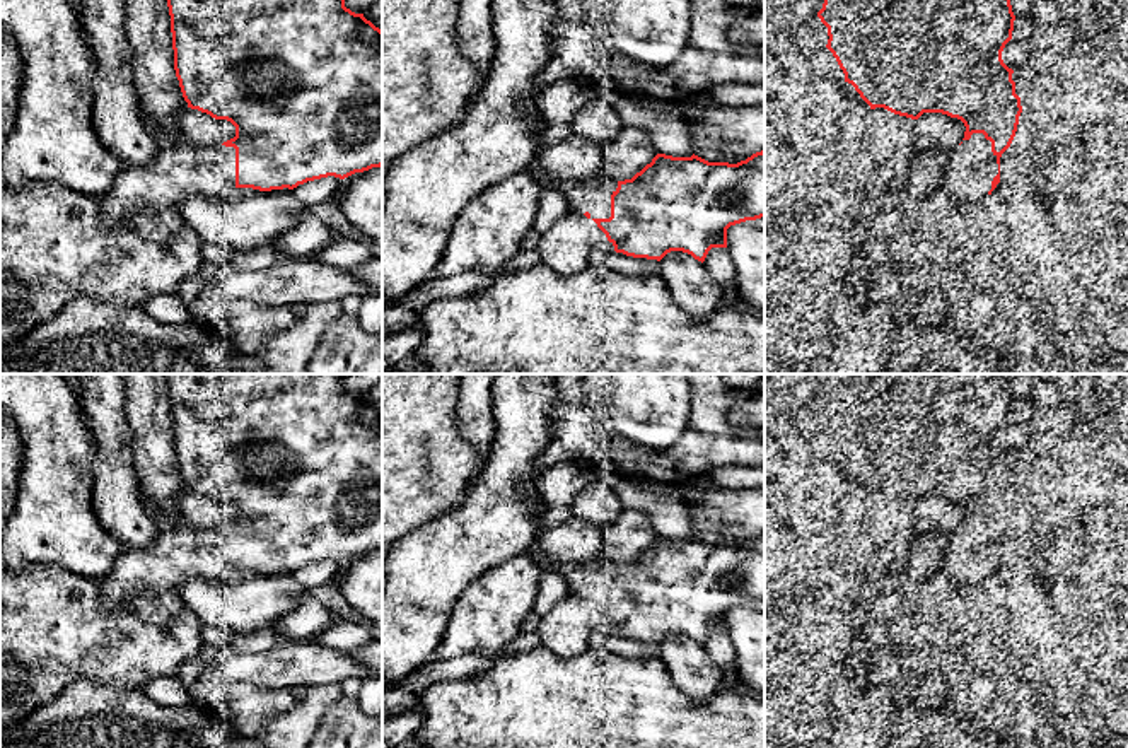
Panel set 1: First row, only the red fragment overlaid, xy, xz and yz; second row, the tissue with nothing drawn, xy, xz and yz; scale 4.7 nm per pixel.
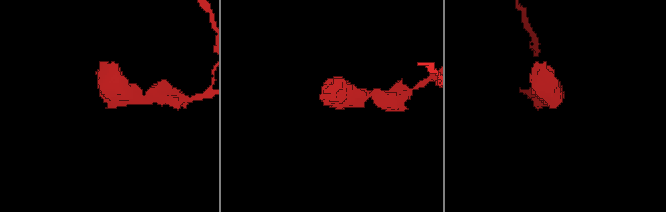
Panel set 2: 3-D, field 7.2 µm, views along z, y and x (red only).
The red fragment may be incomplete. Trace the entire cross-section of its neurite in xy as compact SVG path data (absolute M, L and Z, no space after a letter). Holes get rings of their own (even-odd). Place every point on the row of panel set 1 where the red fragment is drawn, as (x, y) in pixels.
M167 0L171 15L174 70L188 108L210 114L215 120L227 120L235 126L235 137L212 147L193 143L174 149L159 149L147 166L126 167L116 178L113 188L101 196L99 220L106 225L119 222L123 217L145 208L177 208L191 196L225 196L235 188L253 188L259 191L294 190L307 181L334 176L345 179L355 172L363 172L382 166L382 31L363 14L355 14L345 7L345 0Z

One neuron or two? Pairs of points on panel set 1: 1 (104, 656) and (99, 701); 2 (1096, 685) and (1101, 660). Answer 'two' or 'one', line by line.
1: two
2: two

